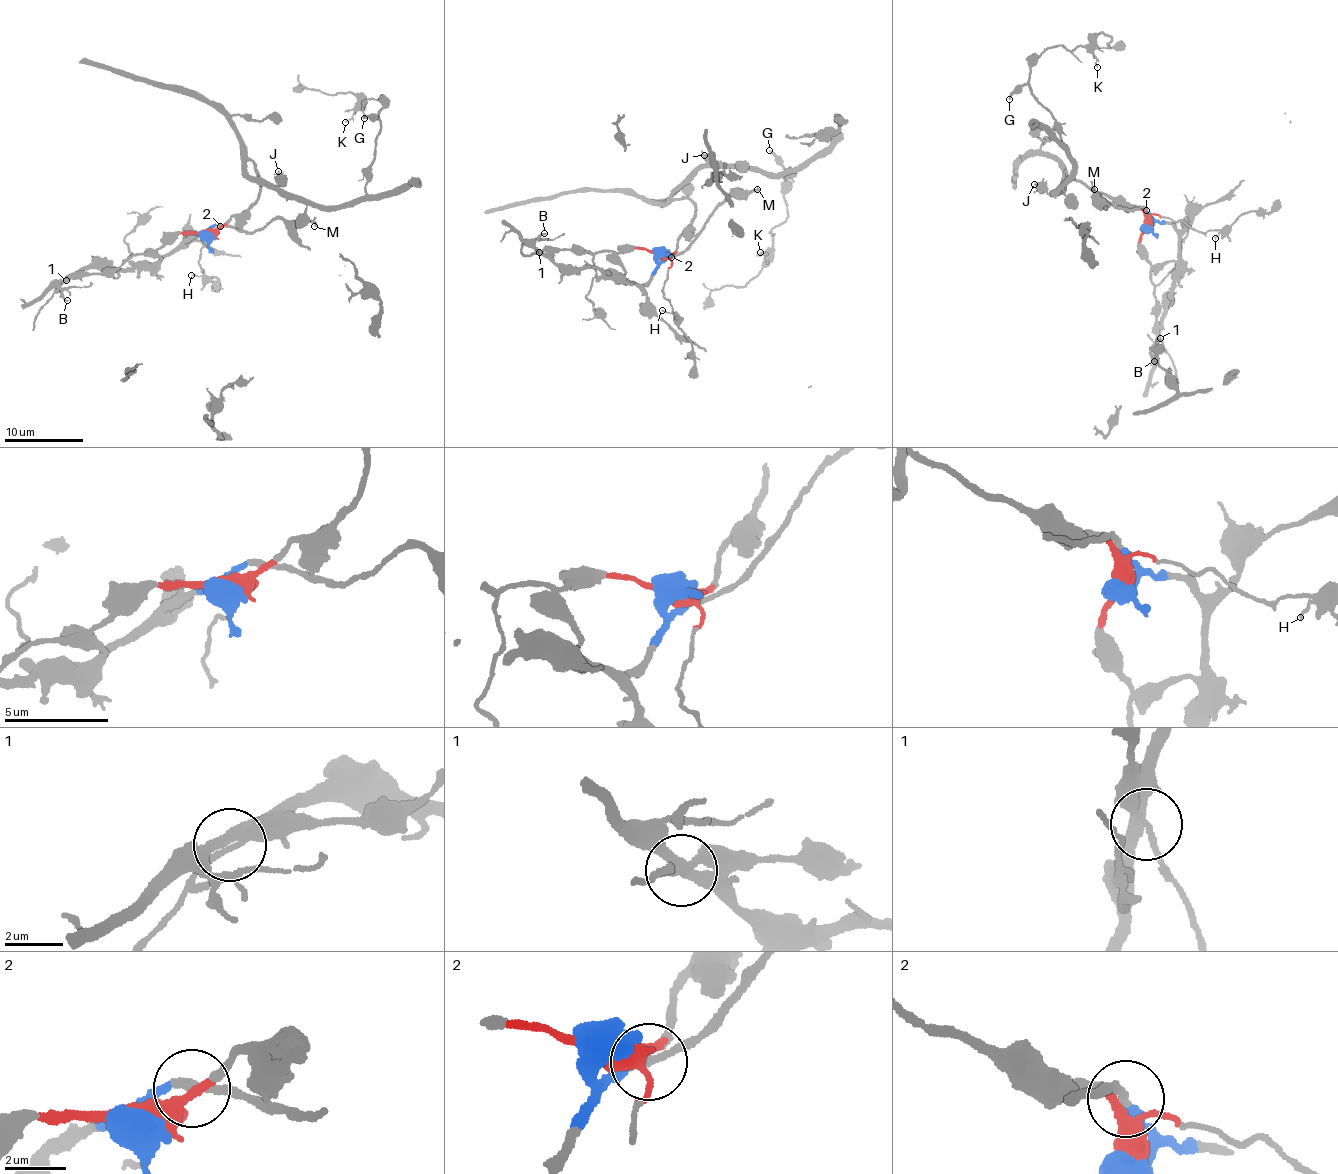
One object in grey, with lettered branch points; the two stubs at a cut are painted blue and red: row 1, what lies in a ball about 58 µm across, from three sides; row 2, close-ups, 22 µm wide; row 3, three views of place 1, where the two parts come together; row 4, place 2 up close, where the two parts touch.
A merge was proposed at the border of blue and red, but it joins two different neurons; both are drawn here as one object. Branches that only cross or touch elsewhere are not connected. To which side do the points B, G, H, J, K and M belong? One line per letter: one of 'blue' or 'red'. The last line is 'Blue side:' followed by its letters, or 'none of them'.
B: blue
G: red
H: red
J: red
K: red
M: blue
Blue side: B, M

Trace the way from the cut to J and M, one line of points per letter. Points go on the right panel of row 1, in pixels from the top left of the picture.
J: (1145, 227), (1147, 222), (1139, 209), (1090, 191), (1064, 172), (1063, 187), (1048, 192), (1034, 183)
M: (1145, 227), (1153, 222), (1146, 207), (1129, 211), (1113, 207), (1097, 196), (1095, 189)

